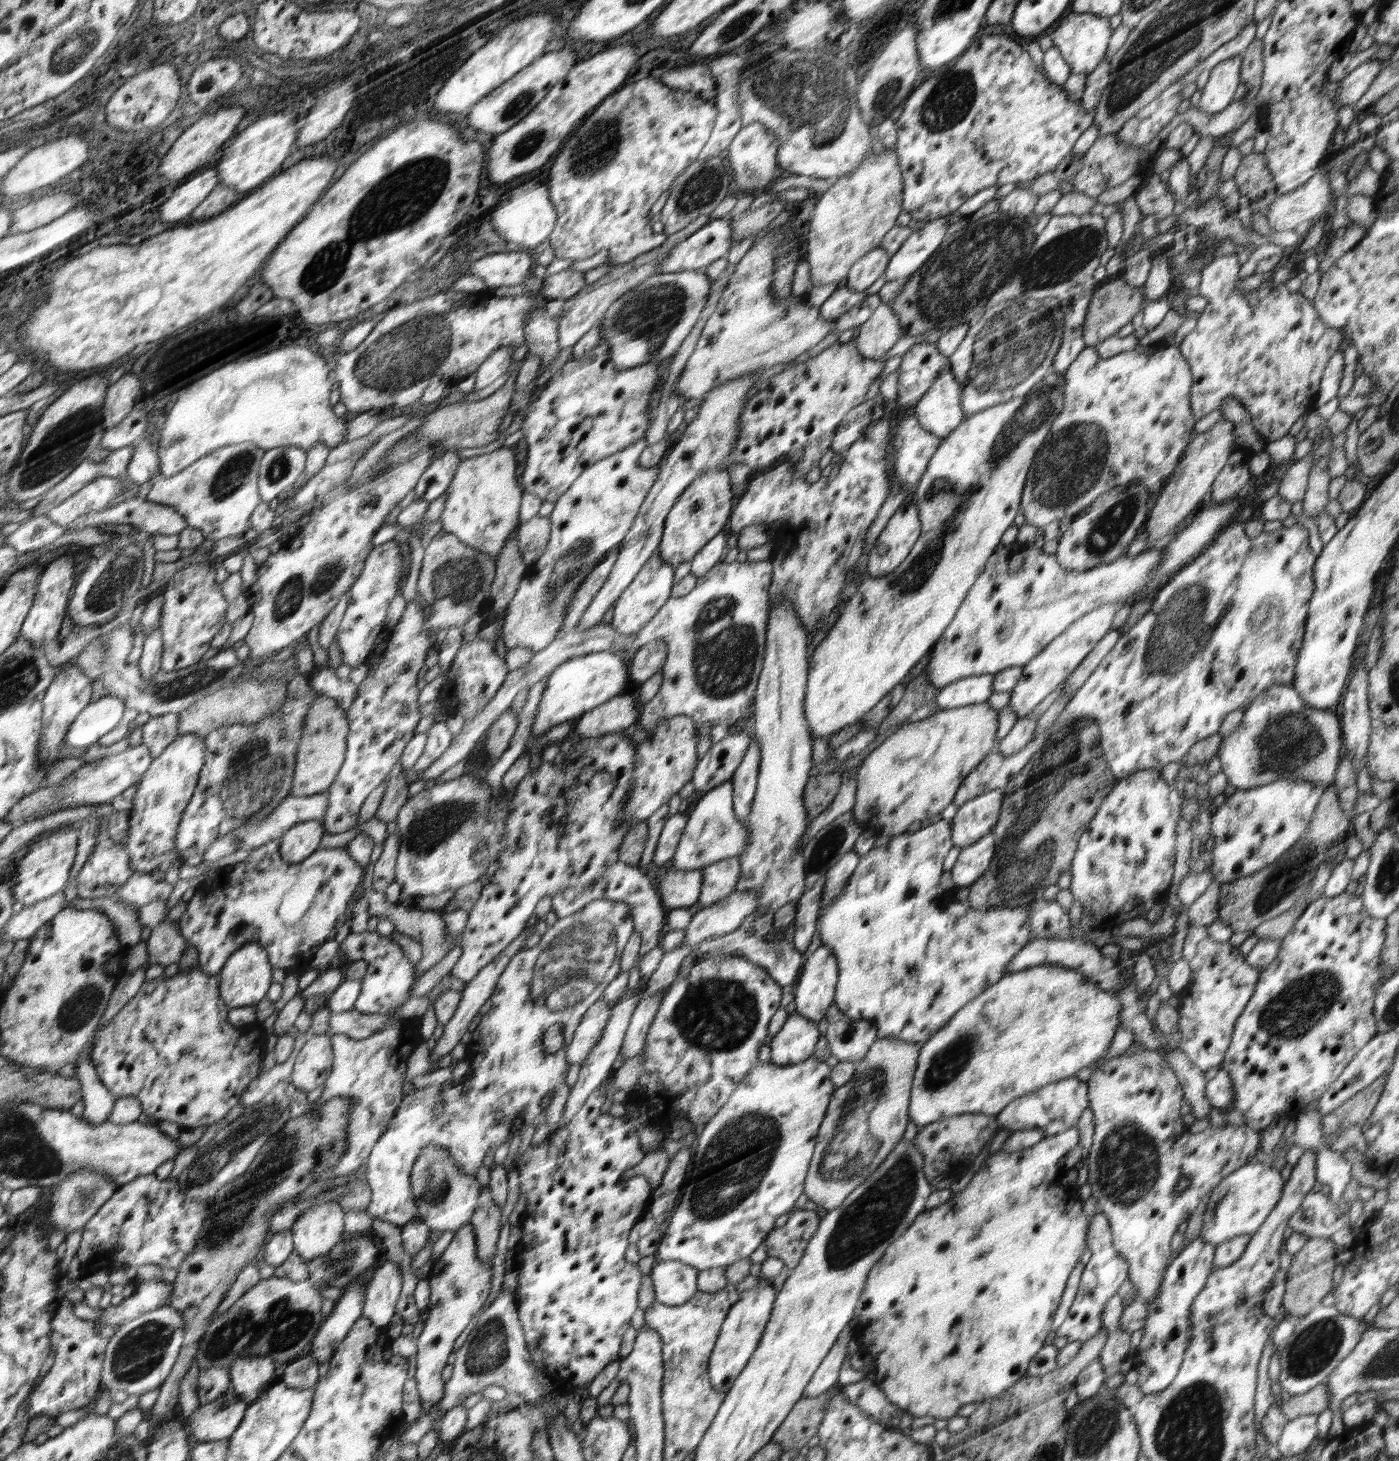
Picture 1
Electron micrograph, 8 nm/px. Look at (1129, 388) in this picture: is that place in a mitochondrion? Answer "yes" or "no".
no

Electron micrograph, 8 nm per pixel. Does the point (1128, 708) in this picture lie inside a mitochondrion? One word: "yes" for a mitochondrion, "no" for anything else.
yes

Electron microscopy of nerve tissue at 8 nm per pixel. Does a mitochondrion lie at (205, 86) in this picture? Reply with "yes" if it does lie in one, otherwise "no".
no

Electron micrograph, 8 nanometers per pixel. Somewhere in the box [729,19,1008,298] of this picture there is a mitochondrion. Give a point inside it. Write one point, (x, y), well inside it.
(807, 92)

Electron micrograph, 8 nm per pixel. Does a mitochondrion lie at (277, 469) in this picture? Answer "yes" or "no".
yes

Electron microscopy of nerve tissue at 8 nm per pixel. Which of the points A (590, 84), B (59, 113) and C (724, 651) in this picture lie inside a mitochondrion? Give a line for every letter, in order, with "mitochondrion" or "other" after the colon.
A: other
B: other
C: mitochondrion

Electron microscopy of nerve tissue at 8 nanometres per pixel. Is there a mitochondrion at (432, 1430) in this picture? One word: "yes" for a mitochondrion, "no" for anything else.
no

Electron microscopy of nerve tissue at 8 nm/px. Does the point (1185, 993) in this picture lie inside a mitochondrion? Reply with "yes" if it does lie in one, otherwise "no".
no

